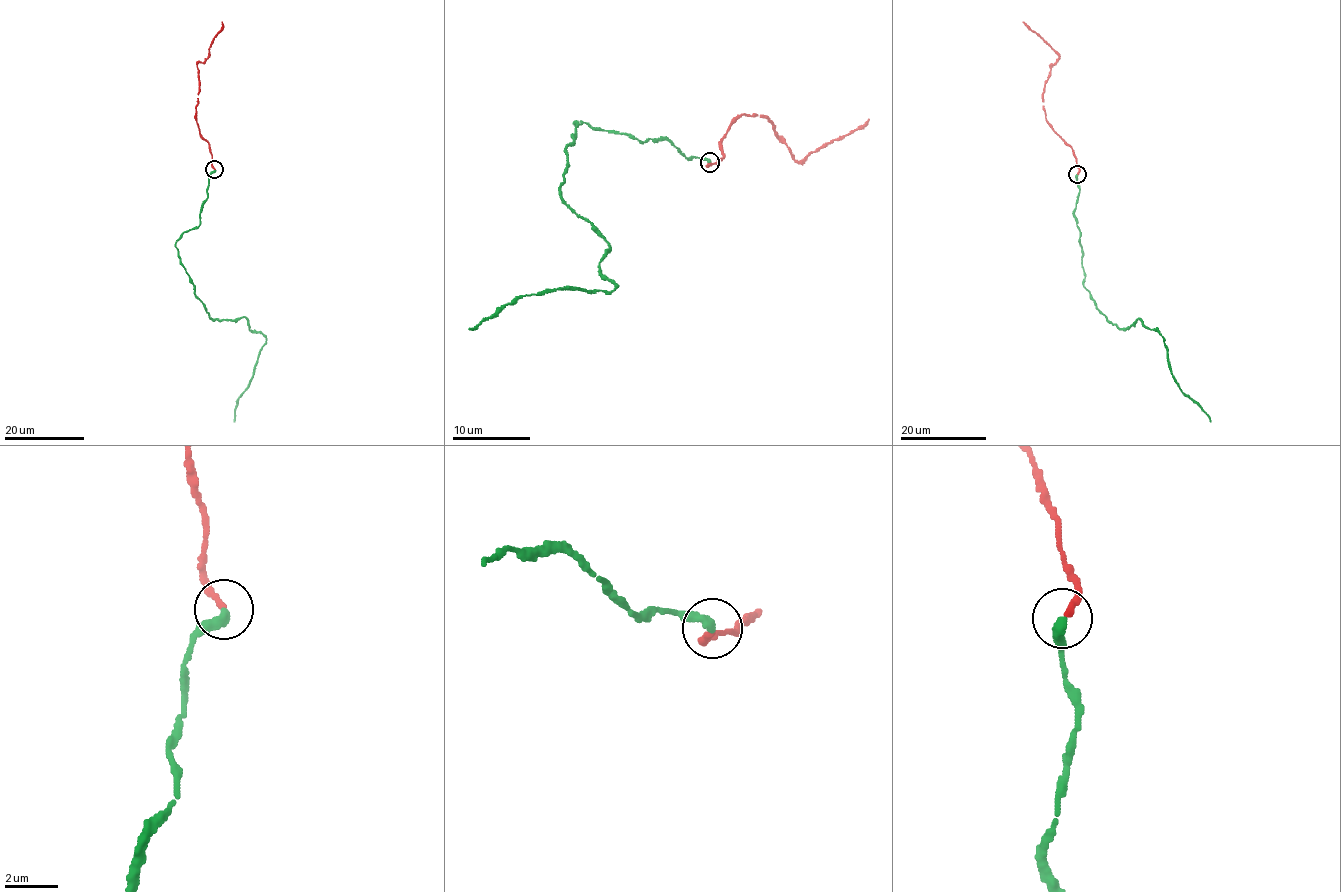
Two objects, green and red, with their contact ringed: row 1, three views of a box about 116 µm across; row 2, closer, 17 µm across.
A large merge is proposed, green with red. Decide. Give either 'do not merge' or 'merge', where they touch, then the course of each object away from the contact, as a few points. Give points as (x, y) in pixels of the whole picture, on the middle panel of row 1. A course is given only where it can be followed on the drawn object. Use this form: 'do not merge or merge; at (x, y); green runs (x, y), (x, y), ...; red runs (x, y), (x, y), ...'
merge; at (710, 162); green runs (709, 163), (666, 140), (574, 122), (560, 198), (610, 247), (600, 272), (616, 288), (524, 295), (469, 328); red runs (709, 163), (724, 157), (720, 144), (732, 122), (745, 113), (770, 119), (800, 162), (869, 119)

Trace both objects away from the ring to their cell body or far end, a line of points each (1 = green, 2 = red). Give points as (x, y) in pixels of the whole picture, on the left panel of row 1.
1: (214, 169), (199, 225), (175, 243), (210, 318), (243, 317), (249, 329), (266, 338), (234, 422)
2: (214, 169), (209, 143), (201, 136), (196, 119), (200, 86), (196, 64), (208, 55), (222, 22)

